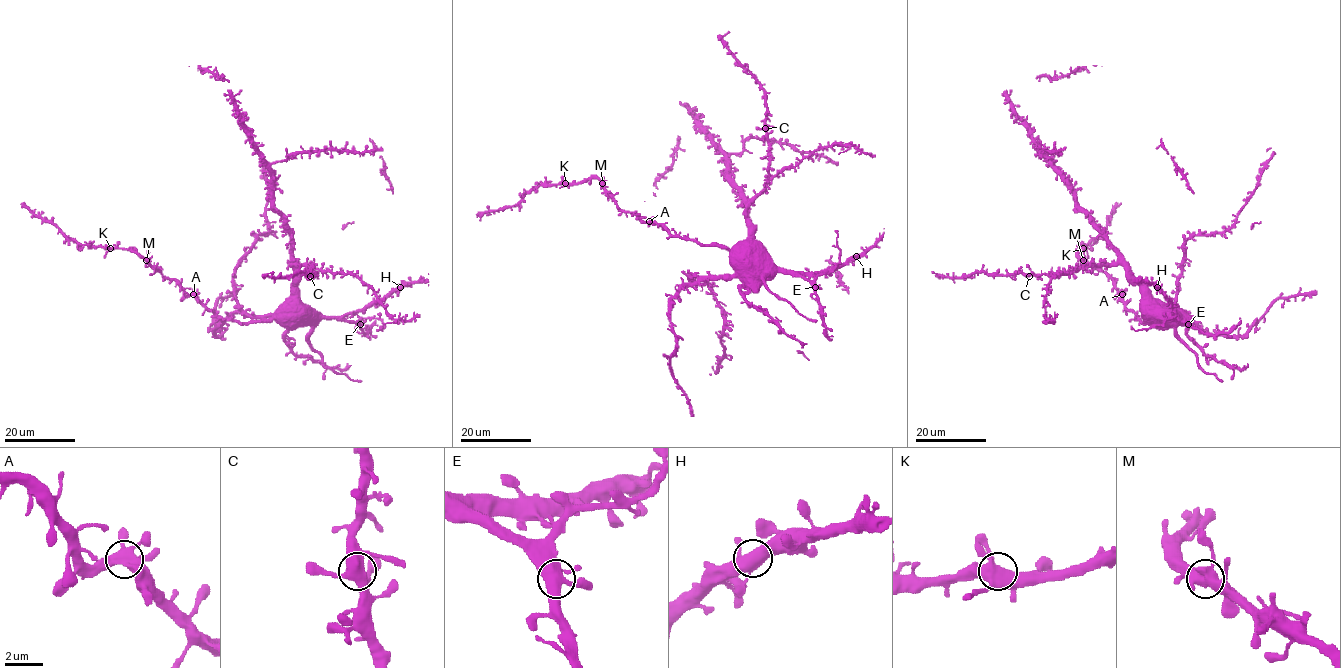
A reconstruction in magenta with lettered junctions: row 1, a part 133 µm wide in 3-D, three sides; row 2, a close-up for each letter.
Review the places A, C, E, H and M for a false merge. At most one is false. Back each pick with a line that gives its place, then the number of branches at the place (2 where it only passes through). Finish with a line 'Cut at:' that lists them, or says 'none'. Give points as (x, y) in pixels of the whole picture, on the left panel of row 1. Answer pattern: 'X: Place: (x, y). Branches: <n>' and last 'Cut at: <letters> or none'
Cut at: none

